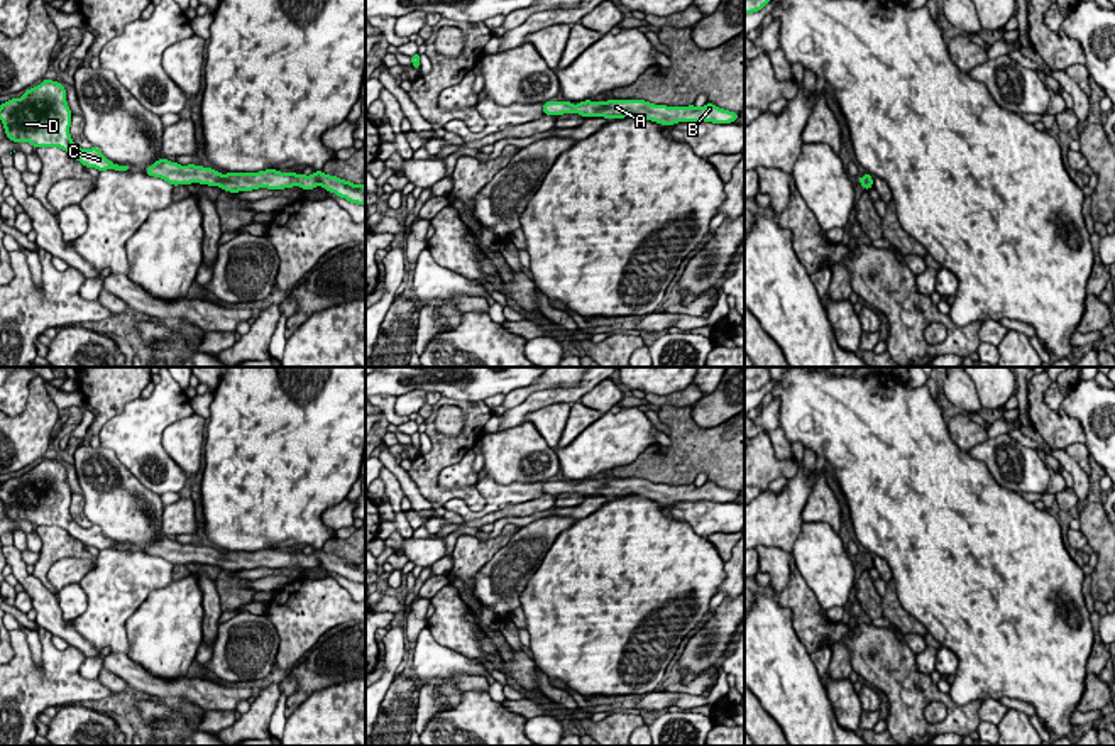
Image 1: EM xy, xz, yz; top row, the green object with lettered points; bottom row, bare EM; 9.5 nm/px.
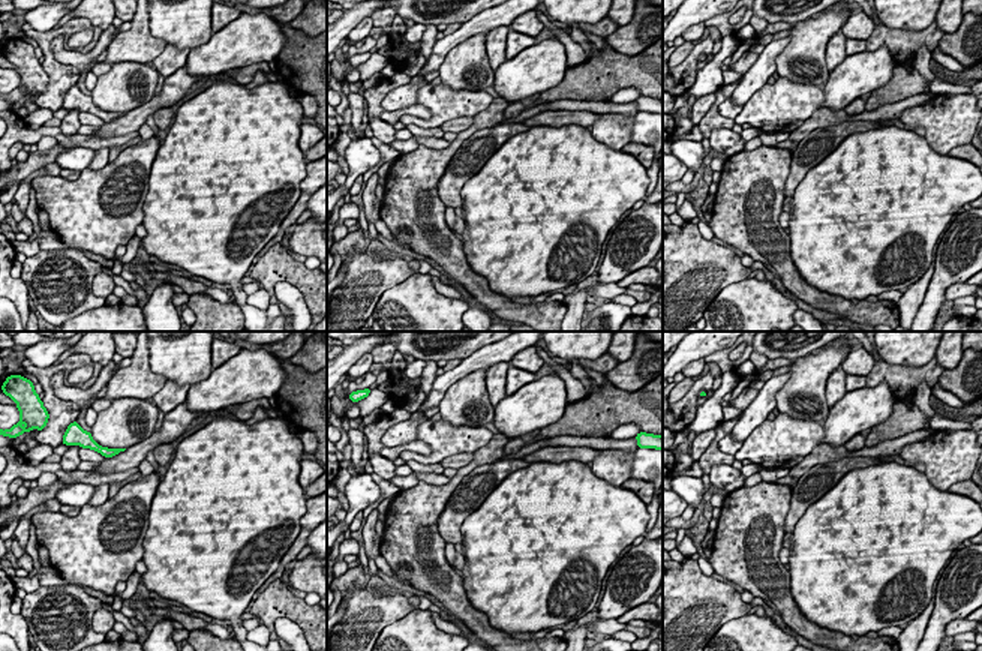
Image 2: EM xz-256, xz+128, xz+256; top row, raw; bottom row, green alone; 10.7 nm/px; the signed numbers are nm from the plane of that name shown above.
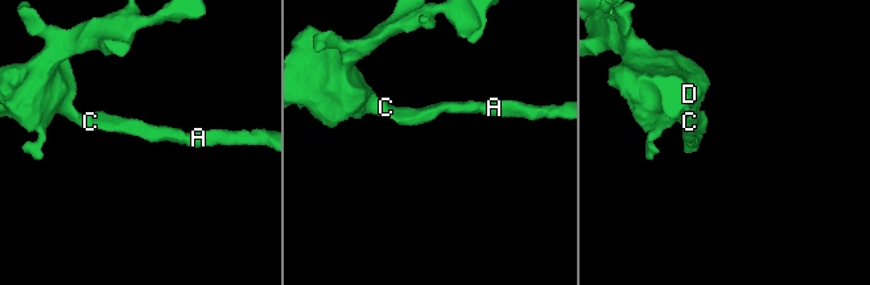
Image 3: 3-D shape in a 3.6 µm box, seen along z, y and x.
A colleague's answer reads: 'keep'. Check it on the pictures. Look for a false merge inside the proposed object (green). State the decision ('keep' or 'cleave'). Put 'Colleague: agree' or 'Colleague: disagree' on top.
Colleague: agree
keep

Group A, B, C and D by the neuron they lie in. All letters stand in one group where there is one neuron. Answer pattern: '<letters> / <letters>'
A B C D

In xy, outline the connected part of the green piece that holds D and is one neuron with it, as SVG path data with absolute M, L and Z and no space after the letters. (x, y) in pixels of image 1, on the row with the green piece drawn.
M46 80L27 90L20 98L10 98L0 105L0 120L5 135L12 142L29 142L32 147L59 147L86 167L98 171L129 171L130 166L118 166L108 161L102 149L81 149L69 134L71 110L66 101L66 88Z

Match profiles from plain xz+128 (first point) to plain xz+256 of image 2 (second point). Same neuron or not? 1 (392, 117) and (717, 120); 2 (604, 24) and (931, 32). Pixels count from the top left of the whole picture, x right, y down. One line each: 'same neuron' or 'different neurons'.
1: same neuron
2: same neuron

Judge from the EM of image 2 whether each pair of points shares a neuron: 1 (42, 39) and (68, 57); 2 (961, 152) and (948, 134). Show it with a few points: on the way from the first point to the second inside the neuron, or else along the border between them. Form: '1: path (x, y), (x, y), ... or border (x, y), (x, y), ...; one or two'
1: border (57, 35), (51, 42), (53, 56), (78, 68); two
2: border (966, 144), (955, 146), (946, 153); two

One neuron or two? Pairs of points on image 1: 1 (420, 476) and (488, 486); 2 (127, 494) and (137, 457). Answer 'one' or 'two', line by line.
1: two
2: two

